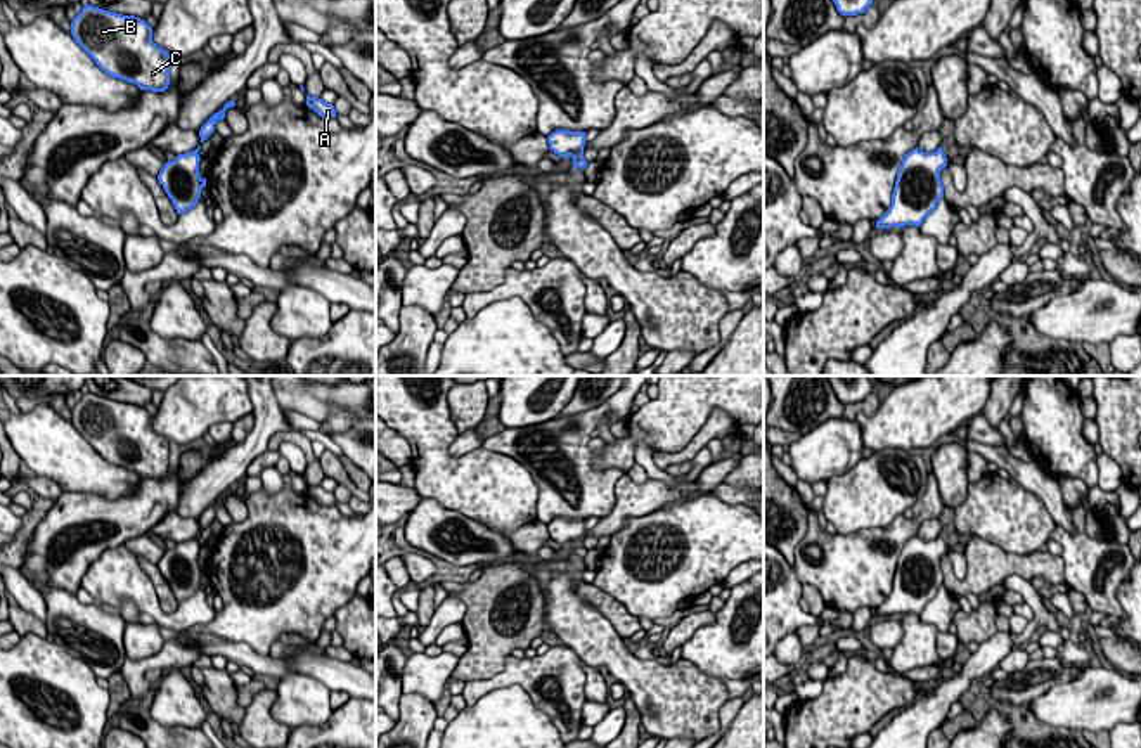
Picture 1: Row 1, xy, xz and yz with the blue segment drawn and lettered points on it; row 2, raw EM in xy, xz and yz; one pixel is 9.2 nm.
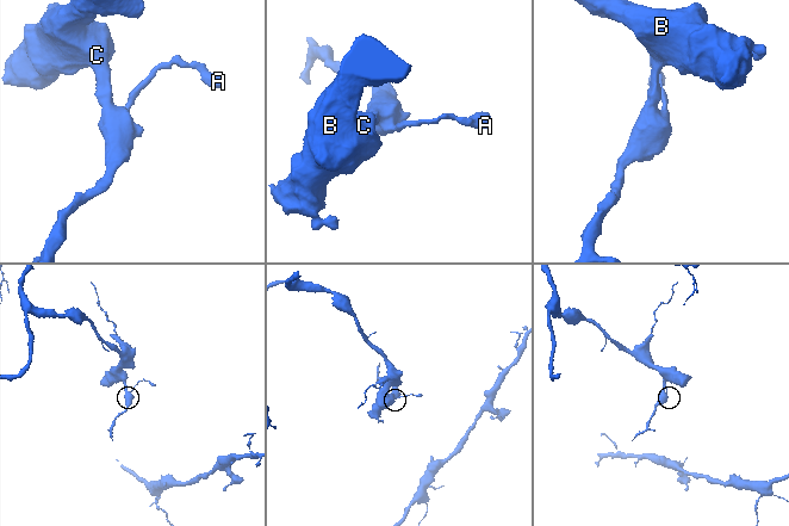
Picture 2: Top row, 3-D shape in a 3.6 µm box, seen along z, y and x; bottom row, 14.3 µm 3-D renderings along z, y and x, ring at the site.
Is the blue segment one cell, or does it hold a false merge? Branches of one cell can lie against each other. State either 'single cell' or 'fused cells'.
single cell

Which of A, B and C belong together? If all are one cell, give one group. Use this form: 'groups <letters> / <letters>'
groups A B C

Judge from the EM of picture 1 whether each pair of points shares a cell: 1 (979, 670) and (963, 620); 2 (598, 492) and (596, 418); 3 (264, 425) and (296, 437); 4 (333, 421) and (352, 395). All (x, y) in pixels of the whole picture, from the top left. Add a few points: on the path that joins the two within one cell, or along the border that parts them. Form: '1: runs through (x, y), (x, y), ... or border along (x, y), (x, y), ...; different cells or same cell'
1: border along (998, 631), (979, 644); different cells
2: runs through (579, 473), (579, 437); same cell
3: border along (293, 428), (277, 432), (269, 440), (267, 449); different cells
4: border along (357, 416), (347, 411), (333, 411), (321, 423); different cells

